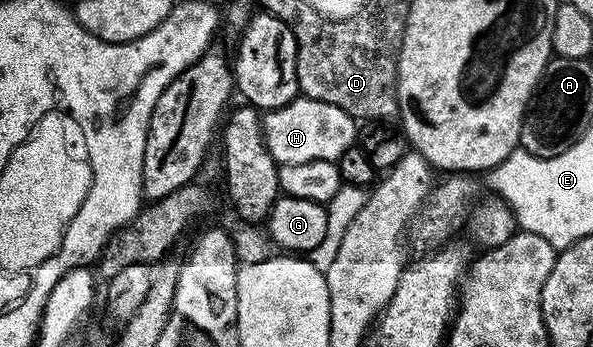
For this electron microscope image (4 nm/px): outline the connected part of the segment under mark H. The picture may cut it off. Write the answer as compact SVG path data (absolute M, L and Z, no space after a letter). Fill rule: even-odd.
M295 98L277 110L266 111L262 119L266 153L271 154L270 161L279 166L309 164L313 161L338 163L342 154L357 142L356 119L341 112L341 108L333 108L333 104L312 98Z

